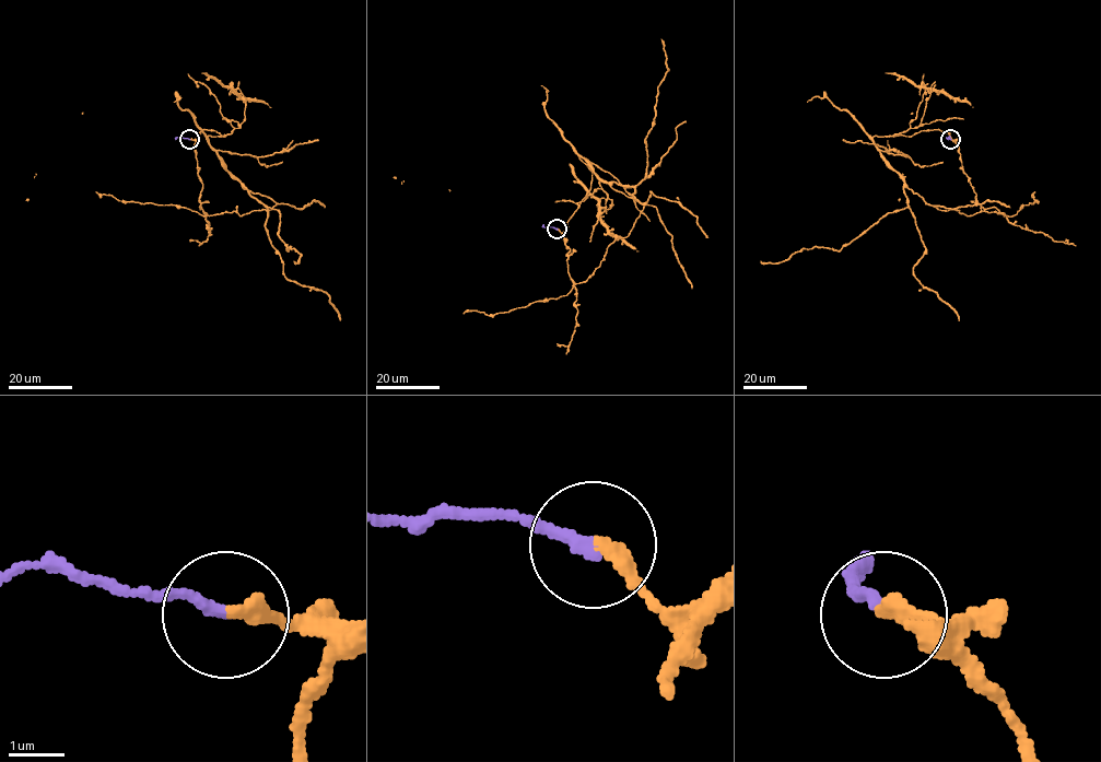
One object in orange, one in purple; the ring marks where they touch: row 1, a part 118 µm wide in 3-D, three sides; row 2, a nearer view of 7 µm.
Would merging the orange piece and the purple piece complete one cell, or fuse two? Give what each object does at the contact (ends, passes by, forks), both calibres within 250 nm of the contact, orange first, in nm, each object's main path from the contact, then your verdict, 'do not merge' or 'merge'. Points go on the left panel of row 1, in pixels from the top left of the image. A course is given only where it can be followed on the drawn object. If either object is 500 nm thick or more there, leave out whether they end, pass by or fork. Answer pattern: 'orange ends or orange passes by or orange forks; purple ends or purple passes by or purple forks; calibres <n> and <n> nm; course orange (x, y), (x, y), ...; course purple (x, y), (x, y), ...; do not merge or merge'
orange ends; purple ends; calibres 280 and 220 nm; course orange (189, 140), (203, 129), (224, 135), (209, 143), (279, 212), (279, 235), (301, 255), (293, 261); course purple (189, 140), (176, 137); merge

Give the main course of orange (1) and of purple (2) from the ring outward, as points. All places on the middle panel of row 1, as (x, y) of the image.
1: (557, 229), (590, 189), (592, 172), (575, 151), (607, 183), (645, 177), (668, 70), (660, 38)
2: (557, 229), (543, 224)

